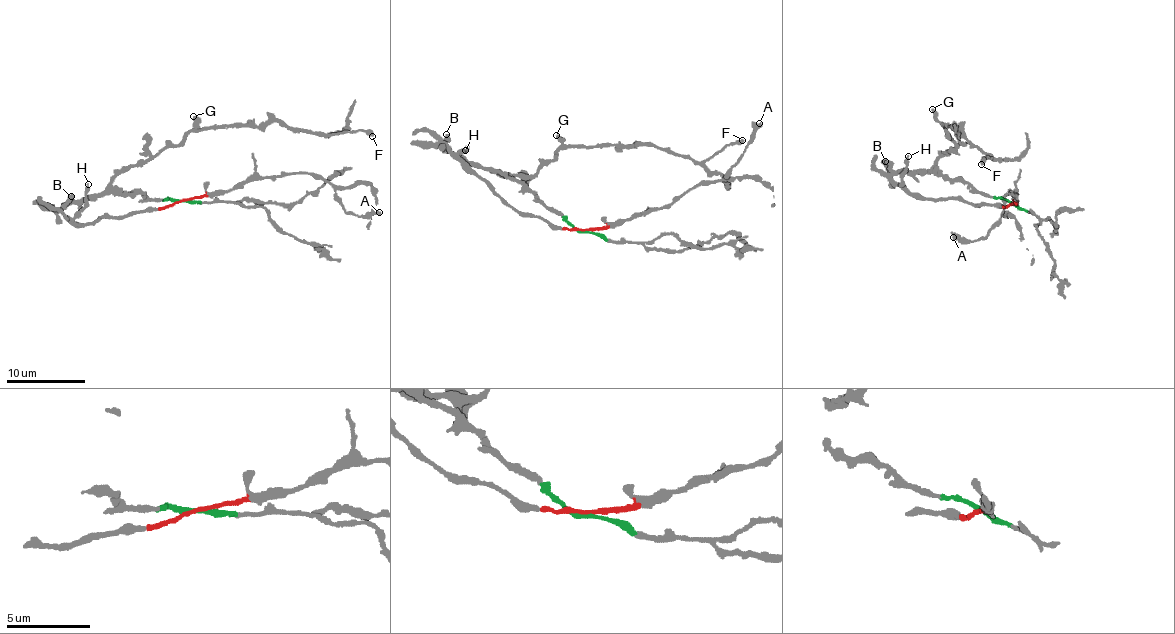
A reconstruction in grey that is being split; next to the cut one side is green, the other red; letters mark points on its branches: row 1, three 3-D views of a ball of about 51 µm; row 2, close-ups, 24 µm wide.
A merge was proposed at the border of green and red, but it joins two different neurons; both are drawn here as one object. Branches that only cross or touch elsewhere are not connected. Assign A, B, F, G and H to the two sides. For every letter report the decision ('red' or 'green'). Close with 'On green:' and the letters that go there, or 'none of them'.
A: red
B: green
F: green
G: green
H: red
On green: B, F, G

